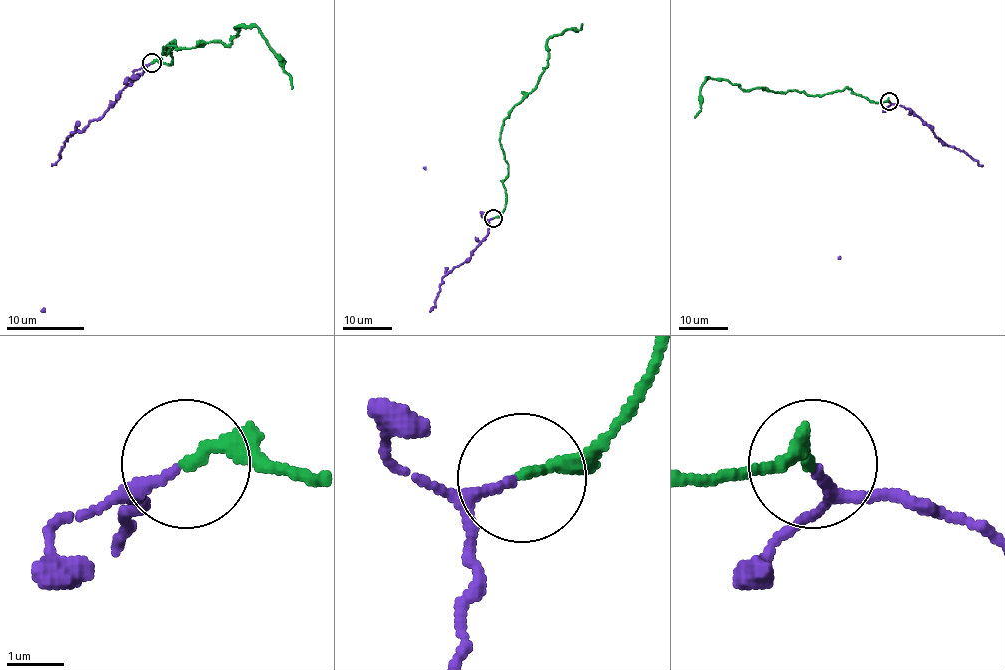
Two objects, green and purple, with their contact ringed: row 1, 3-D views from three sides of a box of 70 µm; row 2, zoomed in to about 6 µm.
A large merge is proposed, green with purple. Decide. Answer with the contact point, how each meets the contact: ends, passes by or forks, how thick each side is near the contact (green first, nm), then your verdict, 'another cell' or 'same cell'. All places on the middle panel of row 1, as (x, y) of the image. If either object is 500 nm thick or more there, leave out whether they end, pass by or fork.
at (493, 218); green ends there; purple ends there; 200 nm thick on the green side, 180 nm on the other; same cell

